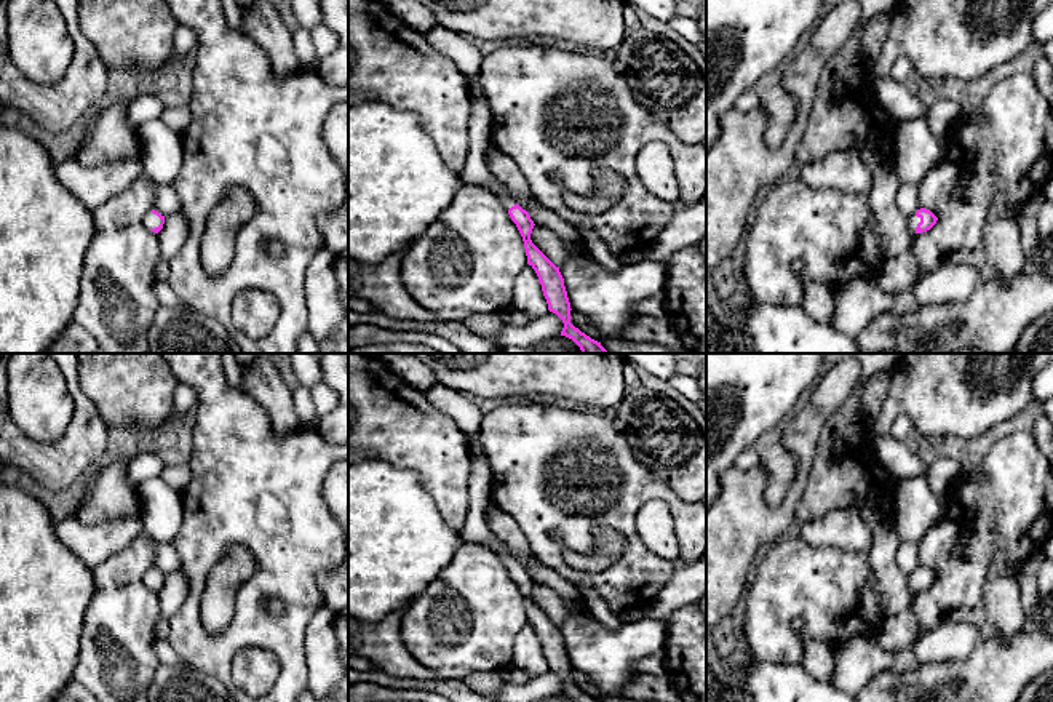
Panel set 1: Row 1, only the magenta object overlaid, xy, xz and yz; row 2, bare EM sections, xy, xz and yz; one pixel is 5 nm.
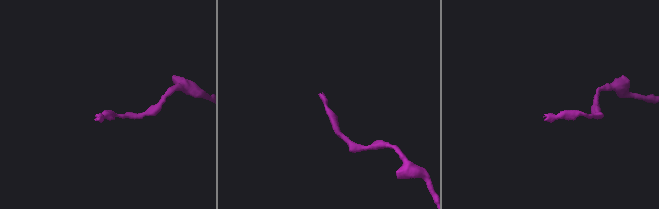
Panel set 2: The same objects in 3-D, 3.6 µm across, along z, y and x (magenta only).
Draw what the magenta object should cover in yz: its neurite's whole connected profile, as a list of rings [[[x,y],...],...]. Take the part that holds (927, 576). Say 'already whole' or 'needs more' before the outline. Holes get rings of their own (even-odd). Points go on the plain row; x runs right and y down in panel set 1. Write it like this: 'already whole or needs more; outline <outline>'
needs more; outline [[[925,566],[917,568],[908,576],[909,587],[916,592],[930,588],[936,582],[938,576]]]

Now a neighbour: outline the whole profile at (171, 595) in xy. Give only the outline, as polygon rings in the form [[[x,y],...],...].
[[[181,571],[165,576],[163,587],[157,593],[160,614],[169,619],[187,598],[187,577]]]

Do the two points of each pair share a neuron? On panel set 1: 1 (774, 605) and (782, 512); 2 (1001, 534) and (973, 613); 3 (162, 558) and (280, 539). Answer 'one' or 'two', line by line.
1: two
2: one
3: two

